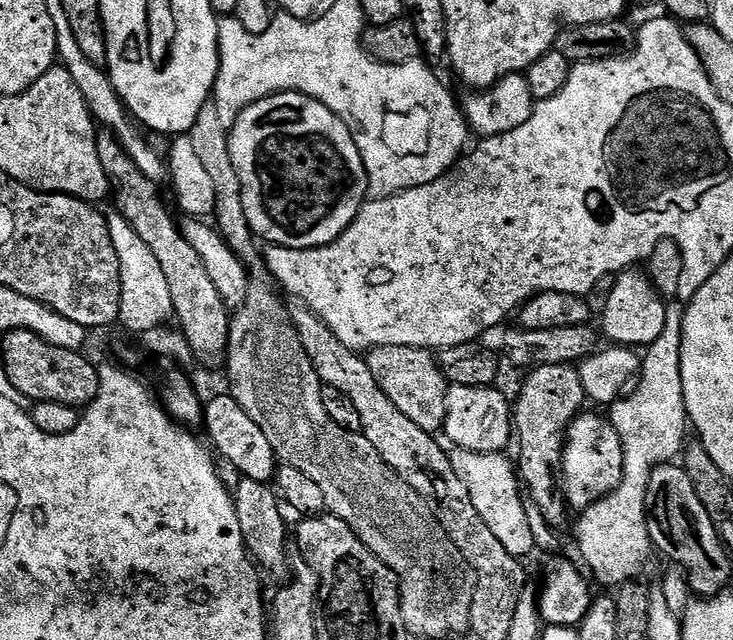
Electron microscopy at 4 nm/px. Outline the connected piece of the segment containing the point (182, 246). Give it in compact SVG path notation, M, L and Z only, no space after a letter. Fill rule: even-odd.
M101 131L96 138L98 158L102 162L102 170L106 170L111 195L116 196L115 211L130 222L134 234L150 246L154 258L158 258L158 266L162 266L162 274L166 274L166 282L170 285L170 302L175 323L183 332L190 346L194 360L205 364L208 368L225 367L228 359L228 335L232 329L232 316L222 302L222 294L210 282L210 270L206 270L206 262L202 262L202 254L186 242L181 225L176 224L164 200L160 197L161 189L150 178L142 174L142 170L134 164L130 154L126 152L115 133Z

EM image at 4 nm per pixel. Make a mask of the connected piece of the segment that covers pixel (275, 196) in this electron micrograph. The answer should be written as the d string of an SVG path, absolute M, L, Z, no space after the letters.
M277 92L275 96L268 96L242 110L235 126L230 129L228 141L230 154L234 158L234 170L238 170L238 182L242 186L242 206L246 206L248 224L261 241L269 240L267 242L269 245L278 248L321 248L333 244L350 227L354 218L360 213L362 205L369 199L366 166L352 137L352 131L346 126L346 122L342 122L342 118L338 118L329 108L322 106L322 102L303 96L301 92Z

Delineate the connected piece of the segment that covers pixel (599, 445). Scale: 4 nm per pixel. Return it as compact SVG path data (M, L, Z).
M581 413L568 429L564 447L564 487L569 507L578 512L608 496L624 477L621 439L608 421L594 414Z

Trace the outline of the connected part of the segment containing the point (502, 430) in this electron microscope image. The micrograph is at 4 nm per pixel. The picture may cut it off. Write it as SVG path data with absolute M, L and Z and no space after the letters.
M452 386L448 390L448 405L446 406L446 418L444 419L443 435L448 435L447 443L457 448L464 448L467 452L504 452L507 449L508 439L514 436L514 408L502 393L499 387L471 388L470 386Z

